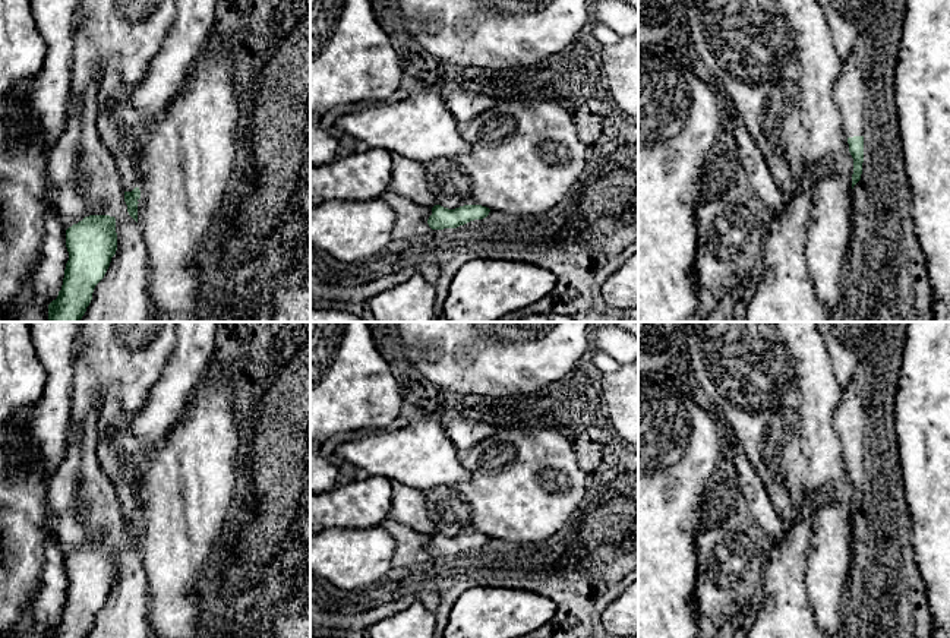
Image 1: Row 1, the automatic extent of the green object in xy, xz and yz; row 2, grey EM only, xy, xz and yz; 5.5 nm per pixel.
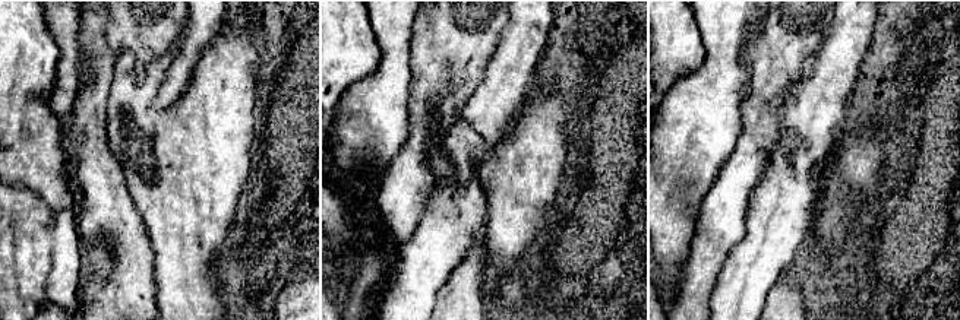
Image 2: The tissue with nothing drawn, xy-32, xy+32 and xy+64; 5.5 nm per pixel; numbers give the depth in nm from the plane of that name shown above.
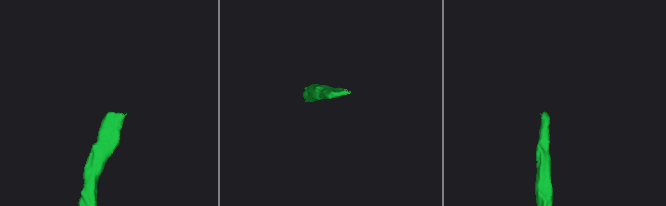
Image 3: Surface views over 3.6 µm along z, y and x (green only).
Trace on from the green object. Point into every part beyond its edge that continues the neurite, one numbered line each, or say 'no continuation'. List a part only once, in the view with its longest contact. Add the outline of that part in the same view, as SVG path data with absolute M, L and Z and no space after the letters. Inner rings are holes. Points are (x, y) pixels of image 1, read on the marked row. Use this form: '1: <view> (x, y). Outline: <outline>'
1: yz (849, 92). Outline: M868 32L862 34L852 54L842 60L840 73L833 89L833 100L840 108L843 130L848 138L864 135L867 37Z

